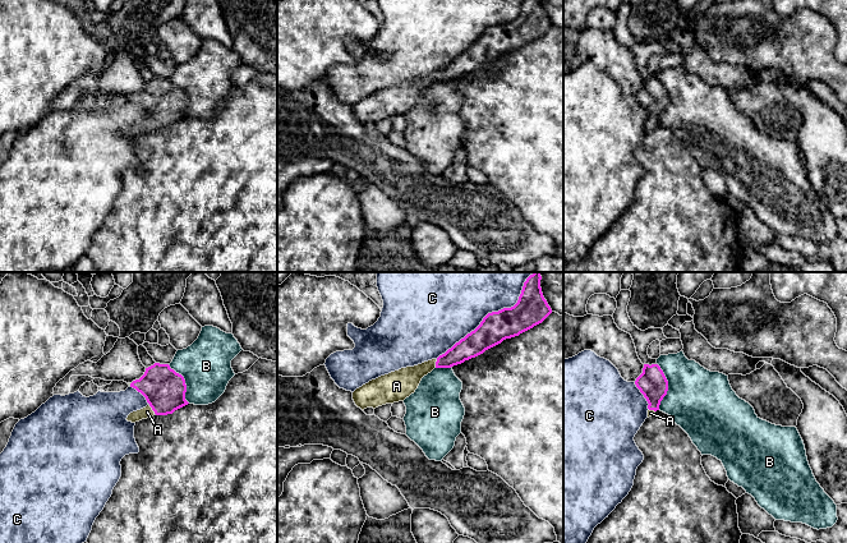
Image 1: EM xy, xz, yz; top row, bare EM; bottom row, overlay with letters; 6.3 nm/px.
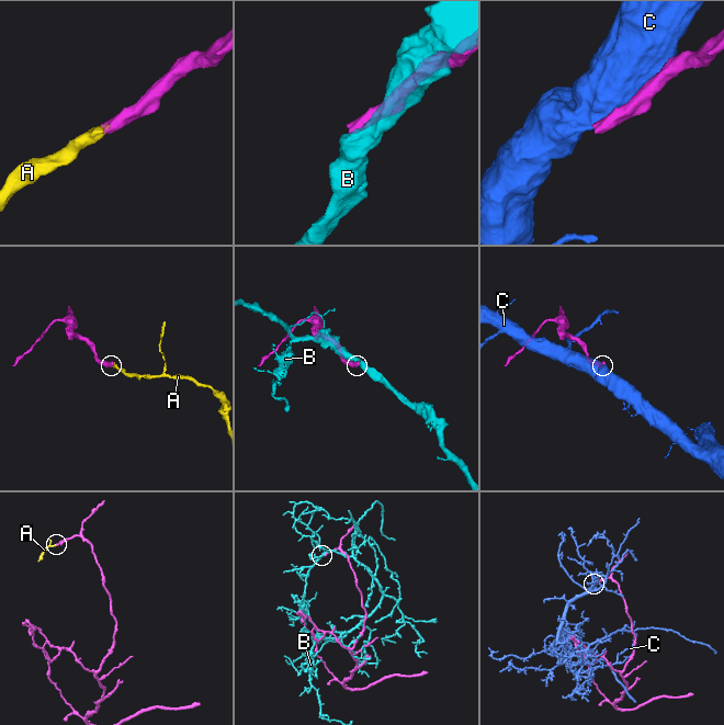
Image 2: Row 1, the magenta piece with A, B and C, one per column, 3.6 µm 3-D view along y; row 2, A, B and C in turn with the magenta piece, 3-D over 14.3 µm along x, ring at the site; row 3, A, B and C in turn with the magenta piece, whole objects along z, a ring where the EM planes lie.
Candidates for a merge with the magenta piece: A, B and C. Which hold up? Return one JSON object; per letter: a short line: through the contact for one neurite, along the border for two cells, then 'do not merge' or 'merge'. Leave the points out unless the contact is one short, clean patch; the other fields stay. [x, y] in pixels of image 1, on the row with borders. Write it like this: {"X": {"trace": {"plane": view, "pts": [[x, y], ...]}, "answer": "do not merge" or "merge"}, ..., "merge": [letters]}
{"A": {"trace": {"plane": "xy", "pts": [[164, 389], [164, 397], [152, 409], [147, 412]]}, "answer": "merge"}, "B": {"answer": "do not merge"}, "C": {"answer": "do not merge"}, "merge": ["A"]}

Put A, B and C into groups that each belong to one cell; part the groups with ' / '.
A / B / C

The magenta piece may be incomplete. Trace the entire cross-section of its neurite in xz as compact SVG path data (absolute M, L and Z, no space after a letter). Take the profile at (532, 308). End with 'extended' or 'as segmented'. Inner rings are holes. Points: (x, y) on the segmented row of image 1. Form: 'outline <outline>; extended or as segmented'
outline M540 272L524 282L517 303L511 308L488 313L480 325L437 359L414 367L401 368L369 381L353 392L353 400L362 410L404 401L418 388L422 378L434 368L451 368L483 354L506 339L542 323L552 309L543 296Z; extended

